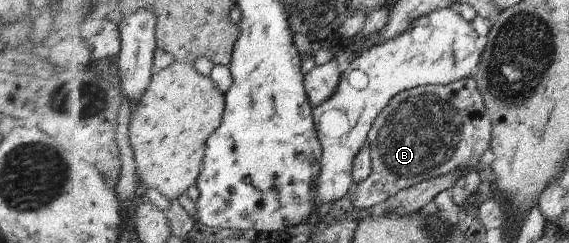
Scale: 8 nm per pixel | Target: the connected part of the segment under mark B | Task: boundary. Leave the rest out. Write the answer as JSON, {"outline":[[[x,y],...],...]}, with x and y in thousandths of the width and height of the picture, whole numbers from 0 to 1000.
{"outline":[[[814,321],[810,333],[780,354],[733,354],[705,379],[671,453],[650,535],[647,597],[654,646],[650,724],[627,757],[622,802],[605,815],[601,852],[626,881],[663,835],[673,835],[708,774],[738,757],[742,745],[786,724],[805,700],[821,700],[821,716],[828,695],[838,700],[845,679],[845,642],[859,613],[863,580],[859,477],[849,391],[837,354],[833,321]]]}

